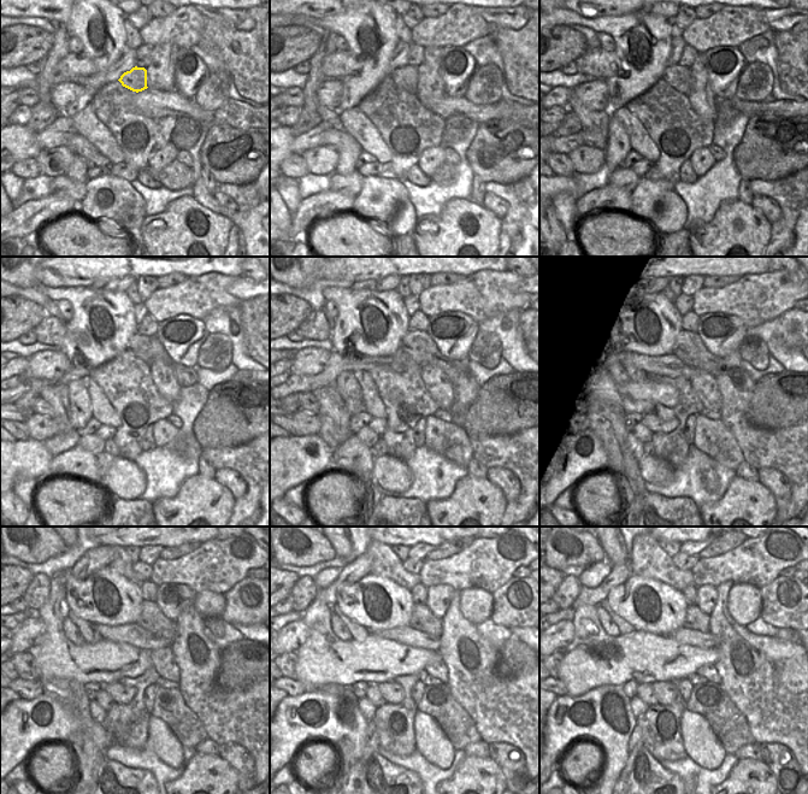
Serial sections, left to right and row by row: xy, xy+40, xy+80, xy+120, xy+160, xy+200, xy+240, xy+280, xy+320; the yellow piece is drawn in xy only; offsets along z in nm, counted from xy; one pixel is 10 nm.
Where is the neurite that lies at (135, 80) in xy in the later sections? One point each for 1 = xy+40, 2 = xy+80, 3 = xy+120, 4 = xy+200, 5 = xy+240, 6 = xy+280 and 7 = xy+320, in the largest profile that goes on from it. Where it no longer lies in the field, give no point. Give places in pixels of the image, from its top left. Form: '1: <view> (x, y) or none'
1: xy+40 (406, 77)
2: xy+80 (679, 77)
3: xy+120 (148, 348)
4: xy+200 (689, 348)
5: xy+240 (152, 618)
6: xy+280 (423, 619)
7: xy+320 (695, 619)

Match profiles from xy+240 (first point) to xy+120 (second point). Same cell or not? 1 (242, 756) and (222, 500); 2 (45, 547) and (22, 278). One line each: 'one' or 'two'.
1: two
2: one

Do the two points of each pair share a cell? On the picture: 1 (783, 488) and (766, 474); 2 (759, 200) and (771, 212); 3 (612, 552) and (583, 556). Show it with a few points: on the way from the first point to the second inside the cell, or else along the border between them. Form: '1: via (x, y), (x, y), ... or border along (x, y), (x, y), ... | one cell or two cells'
1: via (779, 486), (770, 477) | one cell
2: via (761, 203), (768, 210) | one cell
3: border along (596, 539), (606, 558) | two cells

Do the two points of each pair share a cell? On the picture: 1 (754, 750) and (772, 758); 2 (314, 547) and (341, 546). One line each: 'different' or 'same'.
1: different
2: different

